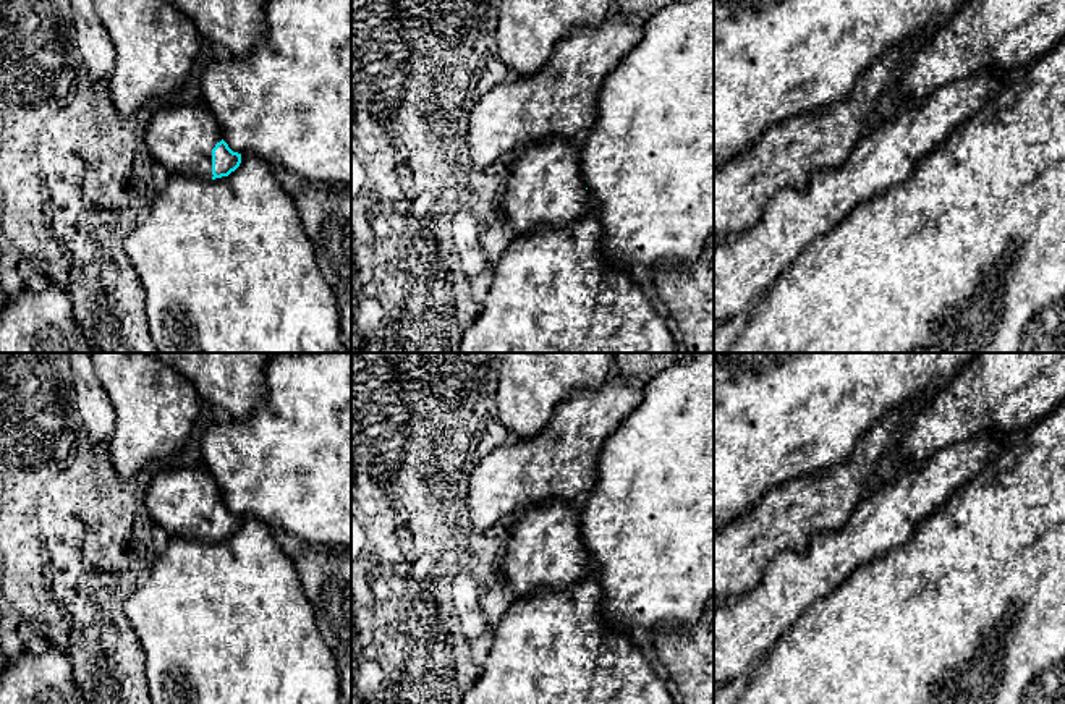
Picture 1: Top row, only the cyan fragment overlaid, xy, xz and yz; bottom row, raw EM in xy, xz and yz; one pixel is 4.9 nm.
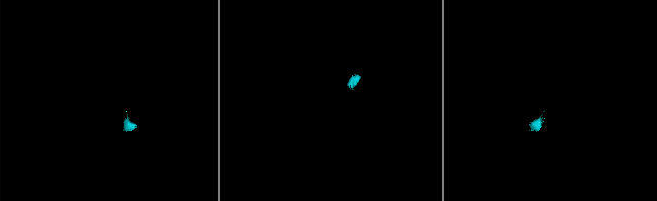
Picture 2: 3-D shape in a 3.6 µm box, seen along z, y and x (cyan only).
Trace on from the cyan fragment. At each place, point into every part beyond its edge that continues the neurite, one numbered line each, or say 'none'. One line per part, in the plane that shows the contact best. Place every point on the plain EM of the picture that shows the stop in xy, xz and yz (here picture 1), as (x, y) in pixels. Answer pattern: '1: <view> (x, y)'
1: xy (180, 499)

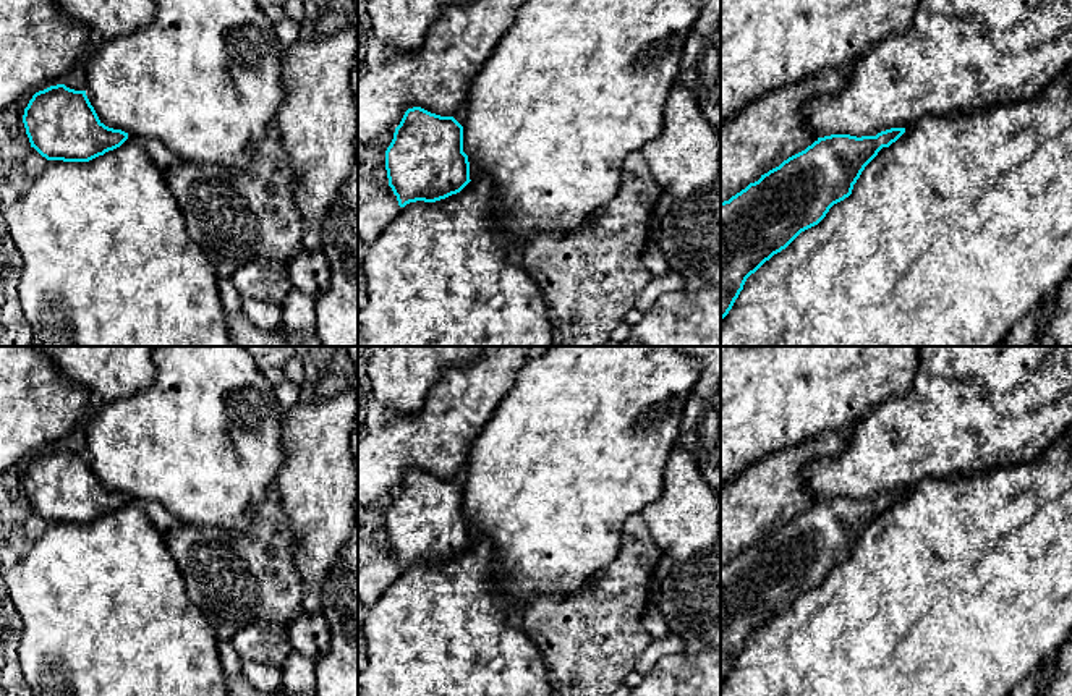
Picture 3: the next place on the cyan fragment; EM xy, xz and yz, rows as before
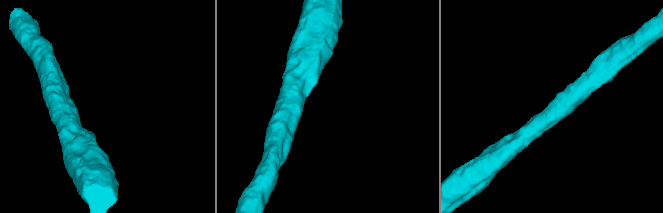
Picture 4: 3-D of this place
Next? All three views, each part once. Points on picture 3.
none

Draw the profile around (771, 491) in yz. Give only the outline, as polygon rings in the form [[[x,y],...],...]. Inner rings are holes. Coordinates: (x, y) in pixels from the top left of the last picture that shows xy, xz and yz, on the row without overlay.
[[[849,431],[831,432],[772,452],[721,487],[721,565],[729,563],[750,545],[818,503],[805,486],[803,468],[818,458],[842,455],[847,435]]]

